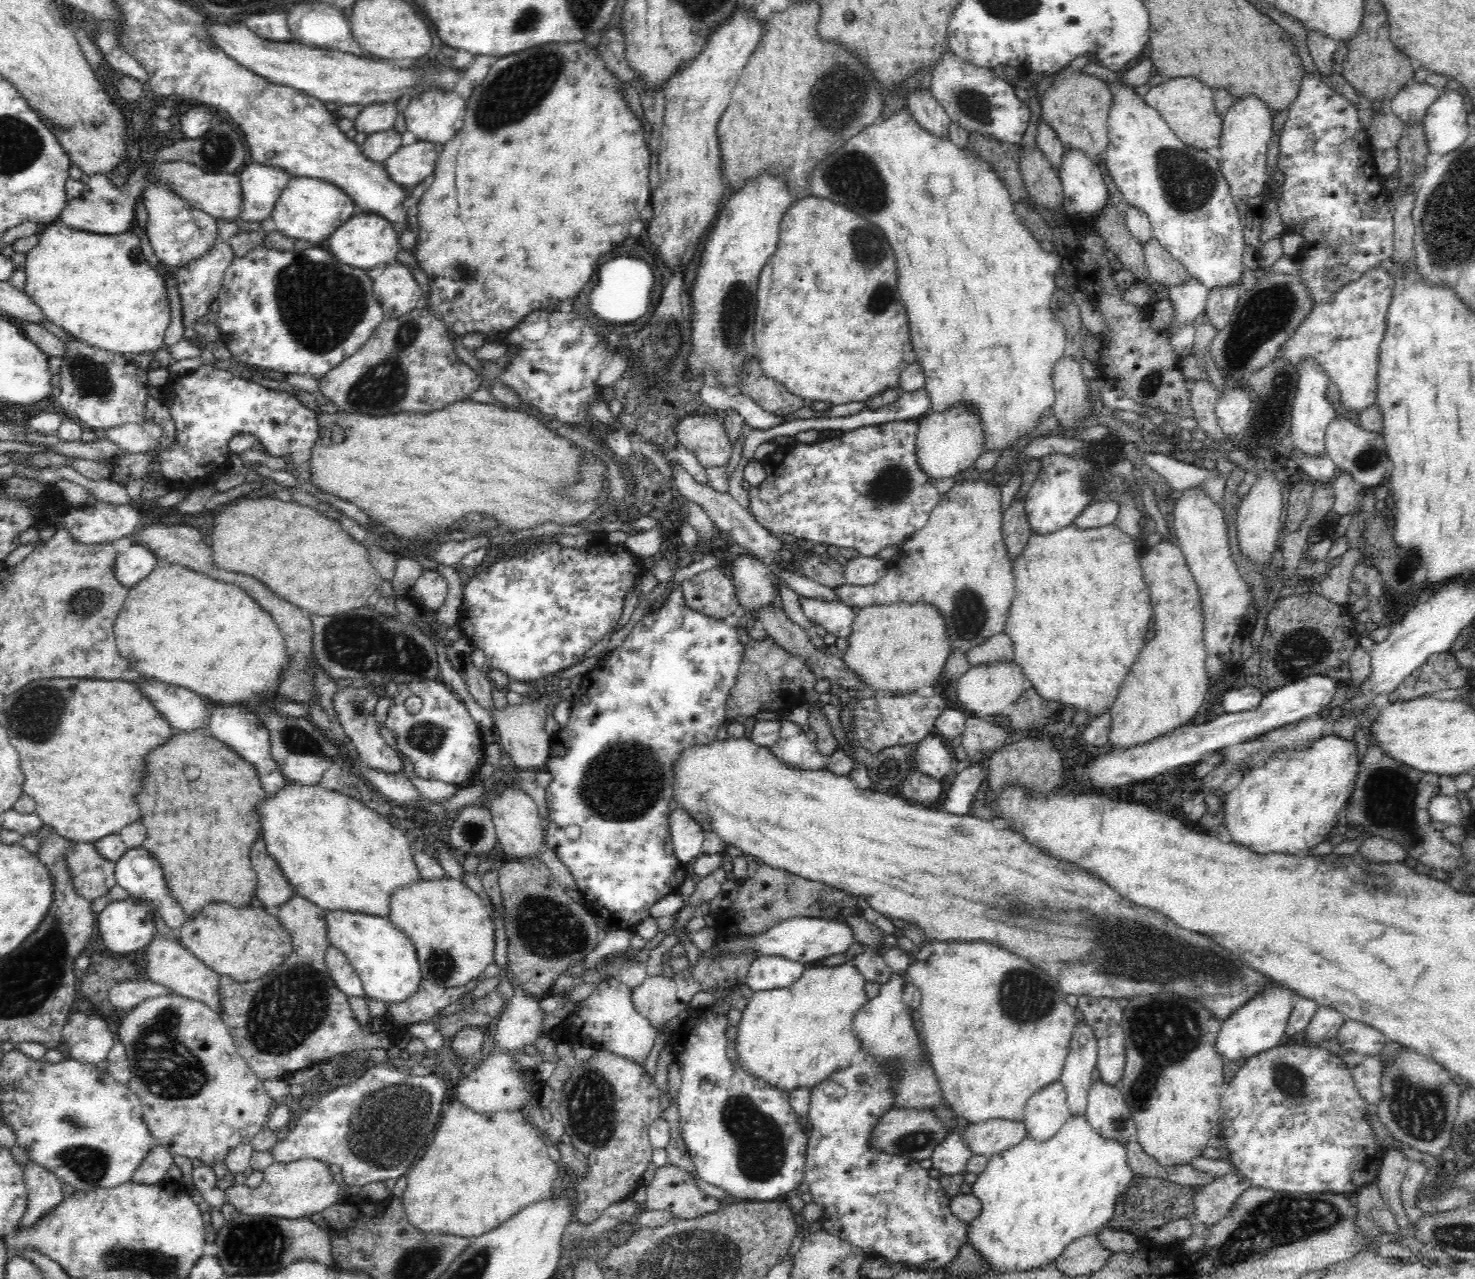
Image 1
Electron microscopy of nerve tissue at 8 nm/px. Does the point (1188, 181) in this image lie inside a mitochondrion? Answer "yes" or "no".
yes

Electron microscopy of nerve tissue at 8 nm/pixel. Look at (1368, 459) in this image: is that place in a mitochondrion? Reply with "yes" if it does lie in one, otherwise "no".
yes

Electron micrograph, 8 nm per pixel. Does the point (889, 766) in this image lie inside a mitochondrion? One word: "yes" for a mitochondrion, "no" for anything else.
yes

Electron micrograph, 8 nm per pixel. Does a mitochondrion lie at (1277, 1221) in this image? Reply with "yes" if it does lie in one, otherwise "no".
yes

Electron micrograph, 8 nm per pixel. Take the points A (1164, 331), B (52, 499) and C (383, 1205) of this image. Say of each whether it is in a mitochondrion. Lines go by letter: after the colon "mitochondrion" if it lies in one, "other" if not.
A: other
B: other
C: other

